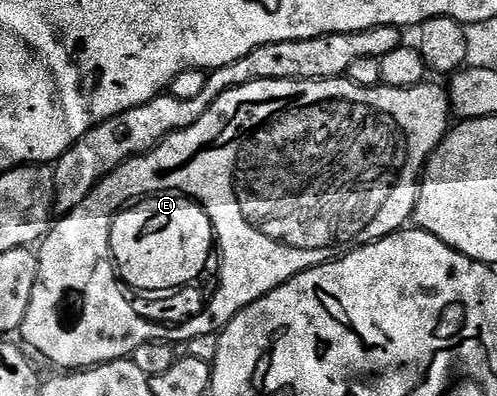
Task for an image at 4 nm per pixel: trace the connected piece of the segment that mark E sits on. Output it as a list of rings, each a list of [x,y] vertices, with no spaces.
[[[344,75],[342,77],[334,77],[333,79],[321,79],[320,81],[265,79],[264,81],[245,83],[241,87],[226,89],[226,91],[212,103],[209,107],[209,111],[205,111],[205,115],[201,115],[201,119],[197,119],[197,123],[193,123],[188,129],[176,129],[174,133],[170,133],[155,149],[149,150],[148,153],[141,154],[140,157],[131,157],[124,165],[117,166],[111,174],[104,177],[103,180],[96,185],[95,190],[93,190],[73,212],[60,216],[58,220],[52,224],[51,228],[47,231],[46,237],[43,238],[37,249],[39,259],[37,283],[33,283],[33,295],[29,299],[29,311],[25,311],[25,319],[21,326],[21,334],[23,333],[24,341],[22,341],[22,344],[26,346],[28,350],[36,349],[45,360],[52,361],[55,365],[60,365],[60,367],[63,368],[60,370],[82,371],[96,365],[103,365],[106,361],[121,361],[130,358],[132,356],[131,352],[133,352],[134,349],[139,349],[142,345],[149,344],[150,341],[180,341],[180,343],[186,343],[201,335],[219,333],[241,310],[252,305],[257,299],[264,297],[269,291],[273,291],[278,285],[284,285],[290,277],[296,277],[298,273],[304,273],[307,269],[324,265],[327,261],[334,261],[335,258],[351,252],[352,249],[358,249],[361,245],[372,245],[374,241],[379,241],[383,237],[389,237],[391,234],[399,232],[400,229],[404,228],[404,226],[412,220],[423,170],[431,154],[435,152],[437,146],[439,146],[441,142],[443,142],[443,138],[447,136],[449,132],[447,120],[452,120],[453,117],[451,112],[451,100],[447,98],[446,88],[444,88],[442,84],[440,86],[431,84],[432,83],[424,83],[417,87],[405,87],[404,89],[389,87],[382,83],[374,85],[373,87],[361,87],[357,83],[350,81],[350,79]]]

